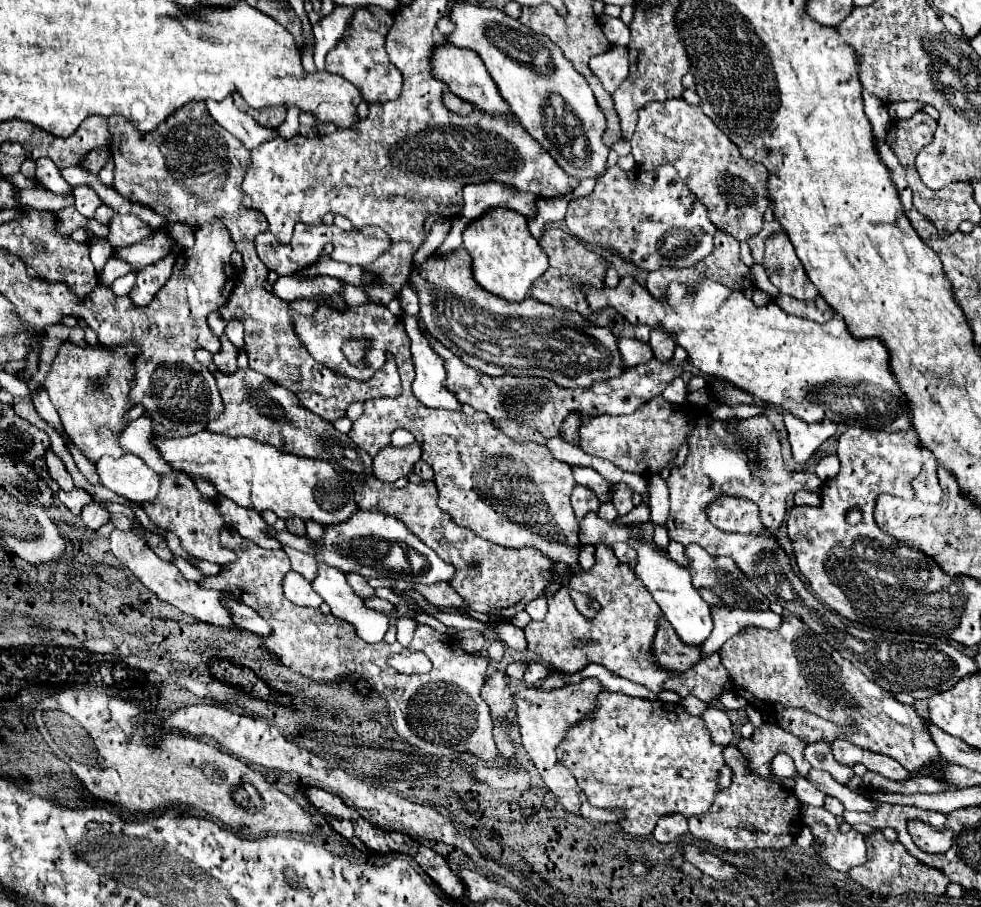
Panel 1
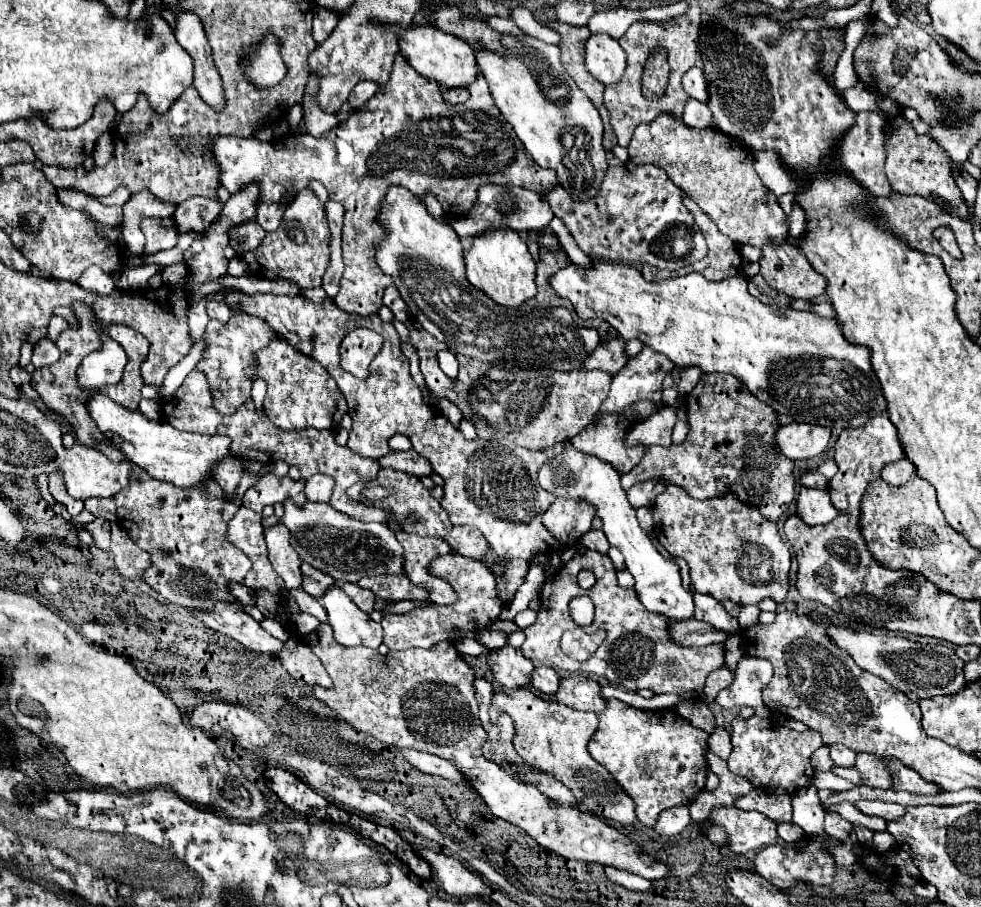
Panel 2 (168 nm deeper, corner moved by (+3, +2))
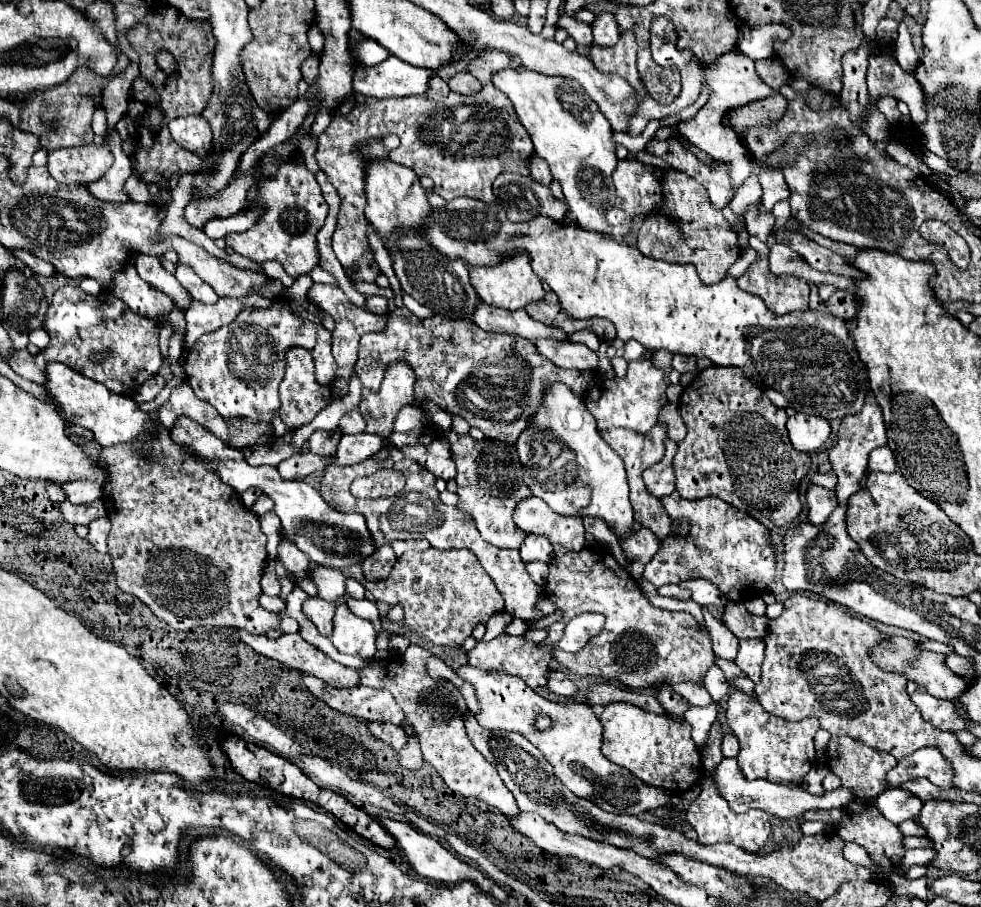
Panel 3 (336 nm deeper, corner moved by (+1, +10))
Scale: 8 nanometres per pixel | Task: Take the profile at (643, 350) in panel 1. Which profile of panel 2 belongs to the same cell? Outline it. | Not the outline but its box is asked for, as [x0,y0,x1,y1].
[580,339,628,375]

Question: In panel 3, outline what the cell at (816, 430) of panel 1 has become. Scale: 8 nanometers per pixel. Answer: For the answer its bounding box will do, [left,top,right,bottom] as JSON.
[786,413,830,453]

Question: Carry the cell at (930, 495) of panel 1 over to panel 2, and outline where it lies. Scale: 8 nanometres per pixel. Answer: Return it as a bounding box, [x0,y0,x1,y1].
[880,459,916,485]

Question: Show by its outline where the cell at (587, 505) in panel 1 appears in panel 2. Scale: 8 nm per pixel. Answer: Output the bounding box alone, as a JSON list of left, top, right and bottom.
[542,499,592,549]

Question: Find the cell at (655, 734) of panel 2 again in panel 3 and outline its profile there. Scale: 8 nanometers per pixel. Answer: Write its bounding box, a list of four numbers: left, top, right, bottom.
[600,703,702,795]

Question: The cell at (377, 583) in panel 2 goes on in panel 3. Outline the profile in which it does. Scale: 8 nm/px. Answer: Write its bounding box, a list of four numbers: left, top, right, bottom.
[362,545,396,581]

